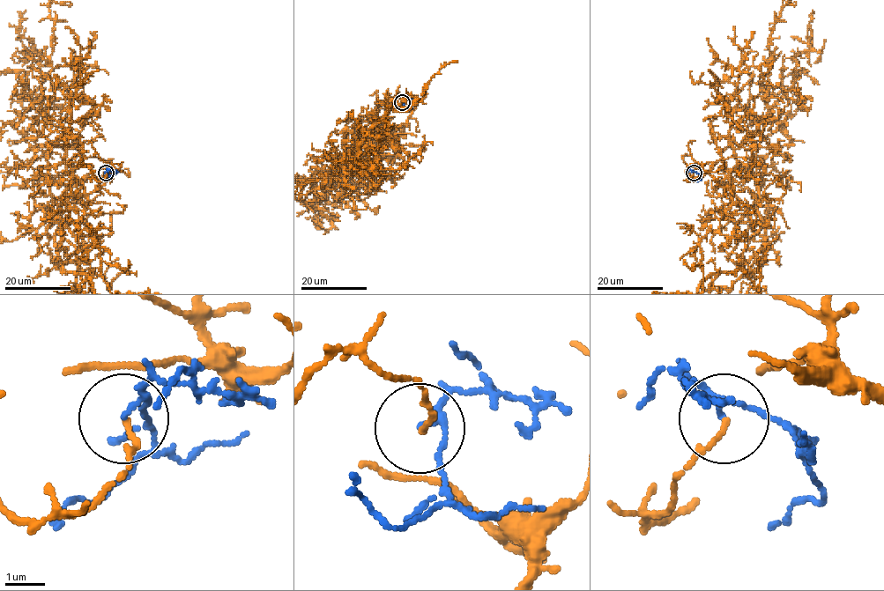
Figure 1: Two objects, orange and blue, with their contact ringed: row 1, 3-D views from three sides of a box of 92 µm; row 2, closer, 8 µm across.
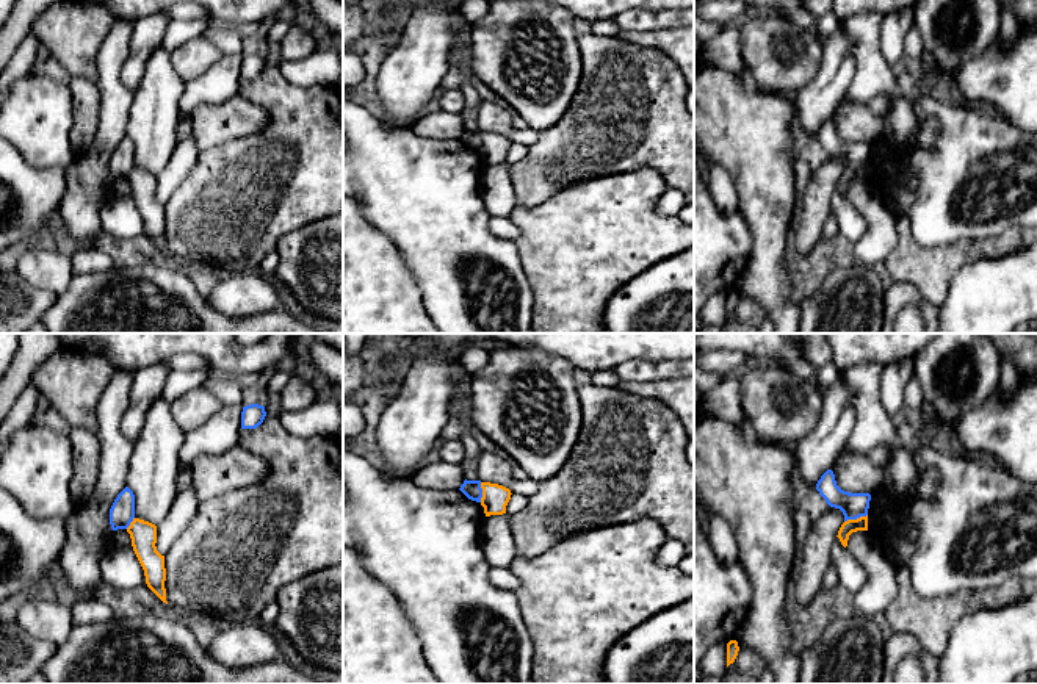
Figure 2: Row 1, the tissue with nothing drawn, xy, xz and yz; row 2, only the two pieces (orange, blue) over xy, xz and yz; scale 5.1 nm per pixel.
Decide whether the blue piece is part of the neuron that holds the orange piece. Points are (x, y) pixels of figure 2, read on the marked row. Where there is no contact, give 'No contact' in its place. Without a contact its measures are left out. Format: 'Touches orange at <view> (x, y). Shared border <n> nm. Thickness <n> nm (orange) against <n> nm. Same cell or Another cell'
Touches orange at yz (857, 518). Shared border 130 nm. Thickness 70 nm (orange) against 130 nm. Another cell

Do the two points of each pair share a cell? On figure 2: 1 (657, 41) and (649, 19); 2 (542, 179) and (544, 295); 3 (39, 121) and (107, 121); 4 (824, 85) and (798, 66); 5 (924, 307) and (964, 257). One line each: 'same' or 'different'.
1: different
2: different
3: different
4: different
5: different

